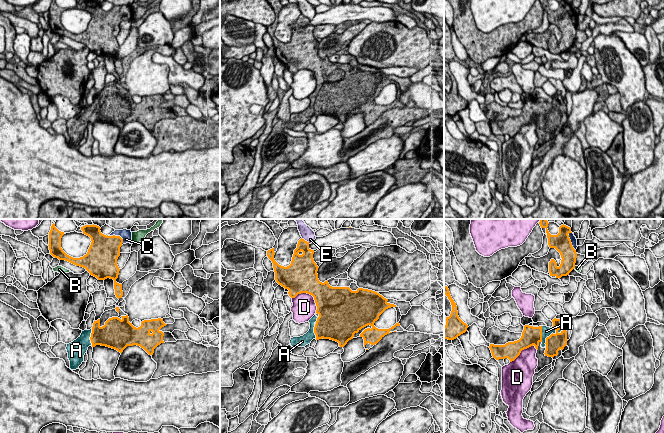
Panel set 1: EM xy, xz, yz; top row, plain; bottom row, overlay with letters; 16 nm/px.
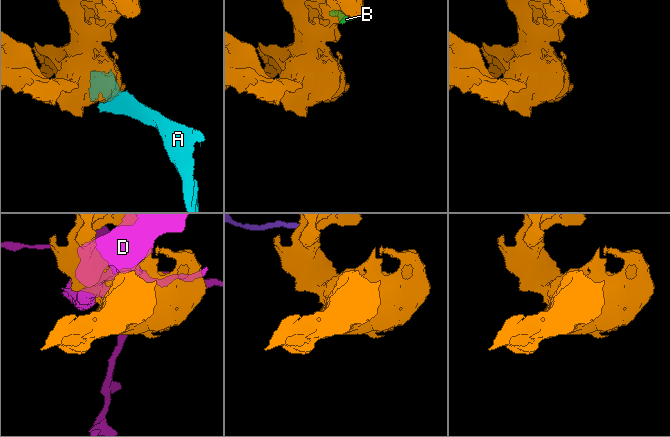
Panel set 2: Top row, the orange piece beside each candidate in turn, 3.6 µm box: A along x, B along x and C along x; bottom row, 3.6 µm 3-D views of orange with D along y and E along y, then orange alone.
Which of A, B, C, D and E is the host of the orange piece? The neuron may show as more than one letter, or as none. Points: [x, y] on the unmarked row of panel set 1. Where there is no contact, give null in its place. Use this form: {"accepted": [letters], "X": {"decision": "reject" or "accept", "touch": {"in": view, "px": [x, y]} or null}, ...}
{"accepted": ["A", "C"], "A": {"decision": "accept", "touch": {"in": "yz", "px": [550, 111]}}, "B": {"decision": "reject", "touch": {"in": "yz", "px": [574, 43]}}, "C": {"decision": "accept", "touch": {"in": "xy", "px": [117, 12]}}, "D": {"decision": "reject", "touch": {"in": "xz", "px": [310, 70]}}, "E": {"decision": "reject", "touch": {"in": "xz", "px": [304, 16]}}}

